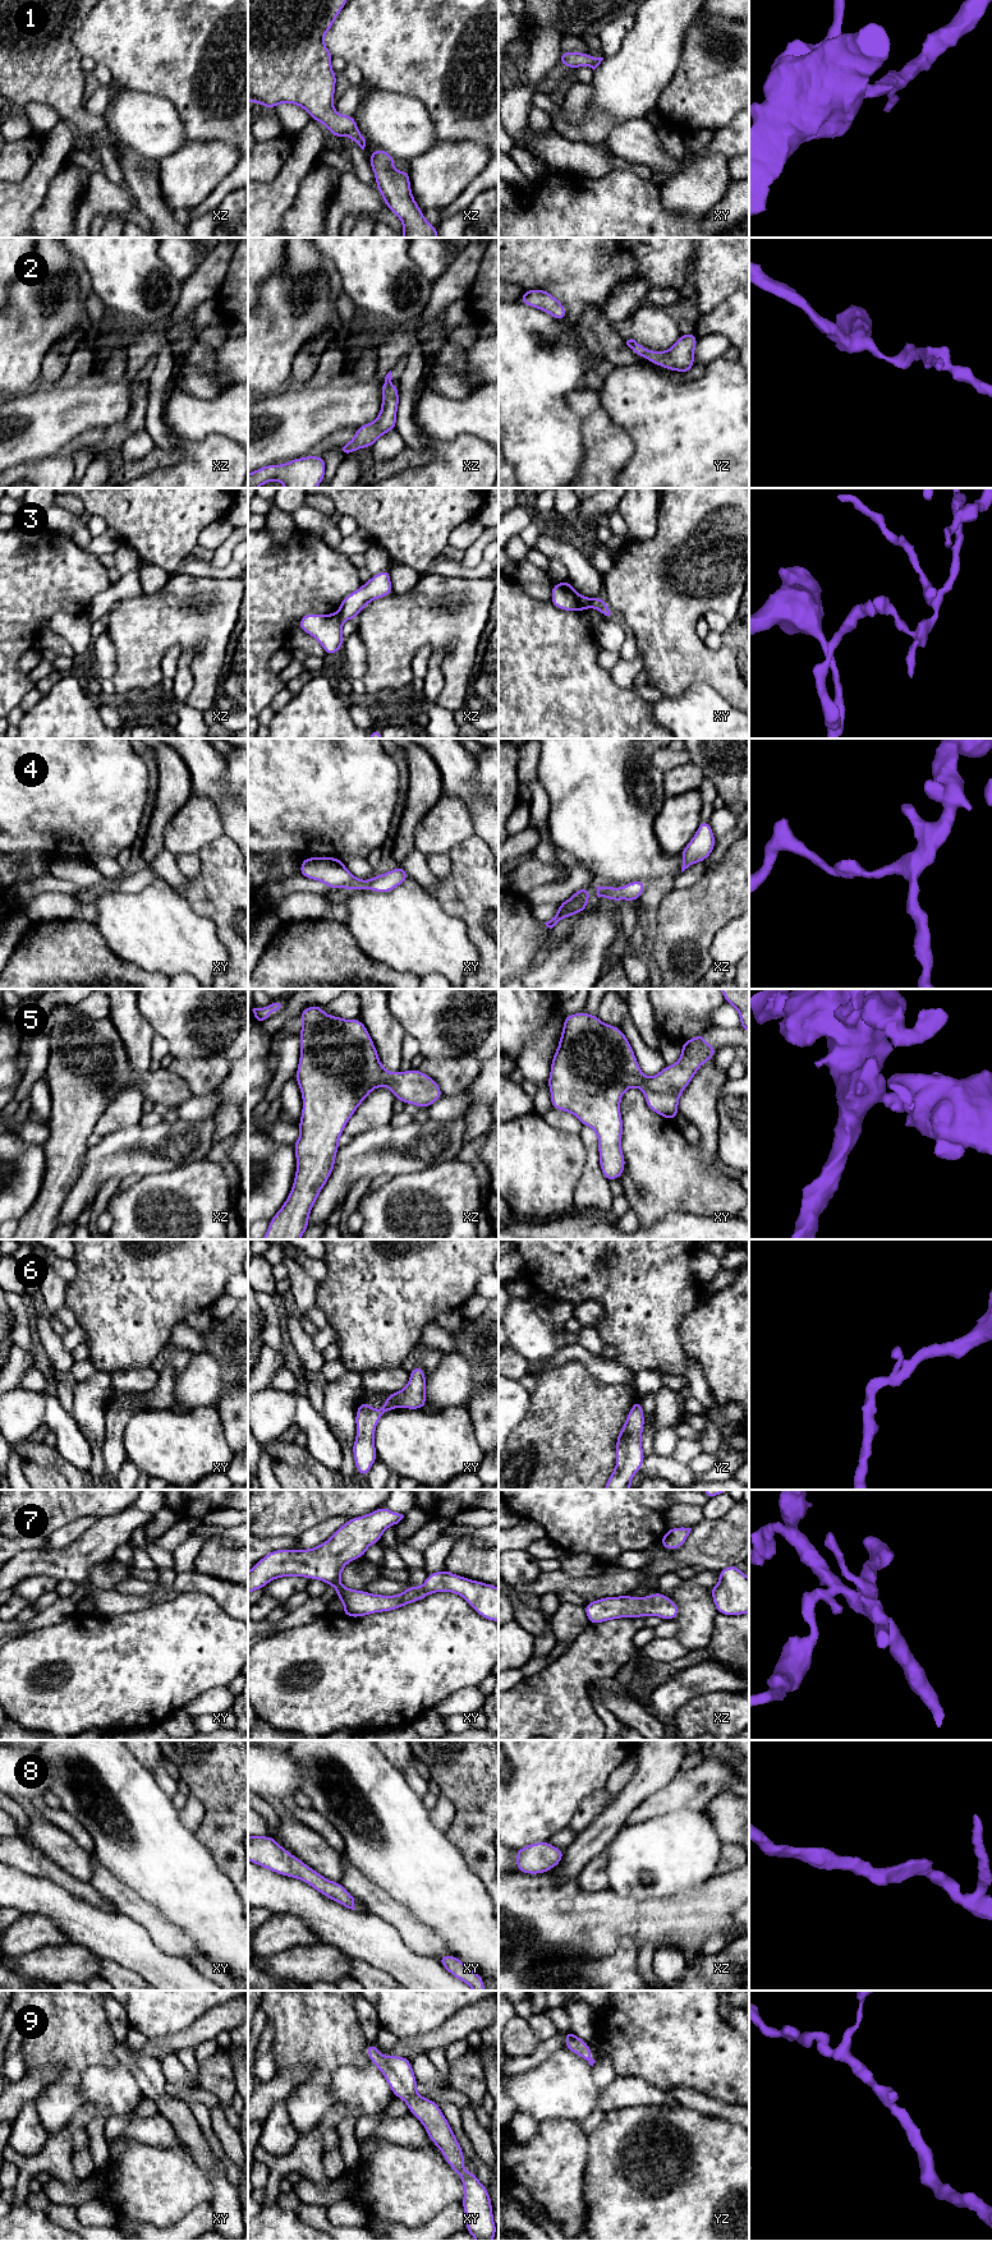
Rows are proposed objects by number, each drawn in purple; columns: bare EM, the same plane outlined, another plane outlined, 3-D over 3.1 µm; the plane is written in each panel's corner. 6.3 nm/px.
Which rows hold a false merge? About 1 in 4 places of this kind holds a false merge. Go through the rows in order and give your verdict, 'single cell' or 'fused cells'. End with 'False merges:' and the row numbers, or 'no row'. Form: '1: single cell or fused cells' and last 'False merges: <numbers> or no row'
1: single cell
2: single cell
3: fused cells
4: single cell
5: single cell
6: single cell
7: single cell
8: single cell
9: single cell
False merges: 3

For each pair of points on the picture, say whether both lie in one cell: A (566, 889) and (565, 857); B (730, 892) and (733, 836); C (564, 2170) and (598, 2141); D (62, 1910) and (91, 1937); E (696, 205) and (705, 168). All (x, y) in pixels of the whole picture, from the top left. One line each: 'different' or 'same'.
A: same
B: different
C: different
D: same
E: same

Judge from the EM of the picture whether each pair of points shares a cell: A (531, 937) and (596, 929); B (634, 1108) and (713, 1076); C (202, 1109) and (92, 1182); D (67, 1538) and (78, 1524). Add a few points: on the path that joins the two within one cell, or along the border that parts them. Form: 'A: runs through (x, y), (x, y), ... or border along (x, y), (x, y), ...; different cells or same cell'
A: border along (555, 940), (534, 963); different cells
B: runs through (667, 1141), (697, 1149), (706, 1140), (706, 1109); same cell
C: border along (214, 1110), (201, 1121), (187, 1122), (179, 1119); different cells
D: runs through (69, 1535), (76, 1528); same cell

